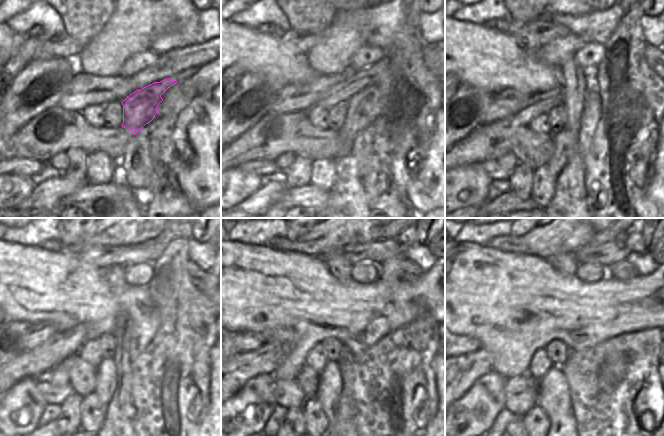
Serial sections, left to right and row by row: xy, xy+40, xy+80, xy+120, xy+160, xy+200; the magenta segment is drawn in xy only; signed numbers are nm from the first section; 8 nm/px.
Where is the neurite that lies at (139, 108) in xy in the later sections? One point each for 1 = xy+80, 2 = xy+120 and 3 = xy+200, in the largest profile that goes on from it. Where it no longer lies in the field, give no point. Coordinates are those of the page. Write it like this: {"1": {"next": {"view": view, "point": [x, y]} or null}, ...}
{"1": {"next": {"view": "xy+80", "point": [573, 97]}}, "2": {"next": {"view": "xy+120", "point": [106, 373]}}, "3": {"next": {"view": "xy+200", "point": [554, 397]}}}

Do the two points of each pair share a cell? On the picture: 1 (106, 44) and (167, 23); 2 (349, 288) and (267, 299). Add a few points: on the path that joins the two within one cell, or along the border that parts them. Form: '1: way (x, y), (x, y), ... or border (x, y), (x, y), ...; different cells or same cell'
1: way (121, 37), (136, 23), (152, 23); same cell
2: way (329, 299), (287, 299); same cell

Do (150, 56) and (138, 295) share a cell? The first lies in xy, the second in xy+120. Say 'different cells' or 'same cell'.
different cells

